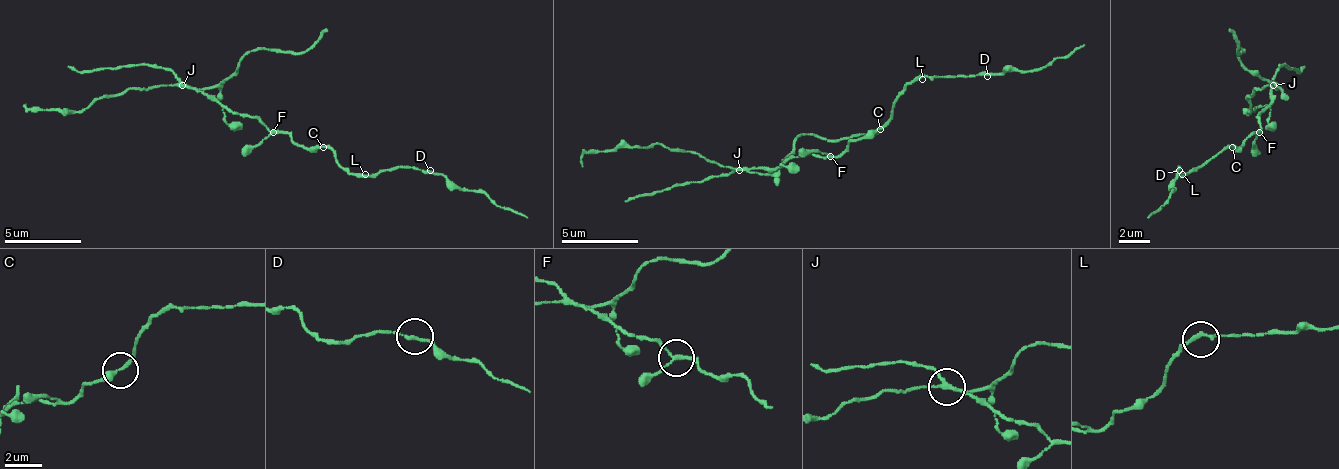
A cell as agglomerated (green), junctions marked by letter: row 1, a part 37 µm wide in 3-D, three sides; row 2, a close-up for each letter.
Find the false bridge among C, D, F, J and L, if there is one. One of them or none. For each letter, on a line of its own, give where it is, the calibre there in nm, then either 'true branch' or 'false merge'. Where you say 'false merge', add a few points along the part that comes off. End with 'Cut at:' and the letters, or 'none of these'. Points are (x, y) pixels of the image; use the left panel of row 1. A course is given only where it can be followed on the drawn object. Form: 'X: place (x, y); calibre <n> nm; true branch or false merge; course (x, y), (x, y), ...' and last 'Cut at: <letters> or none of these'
C: place (323, 147); calibre 240 nm; true branch
D: place (430, 170); calibre 180 nm; true branch
F: place (273, 132); calibre 160 nm; true branch
J: place (182, 85); calibre 180 nm; false merge; course (181, 86), (212, 90), (246, 55), (262, 48), (300, 52), (327, 29)
L: place (365, 174); calibre 200 nm; true branch
Cut at: J

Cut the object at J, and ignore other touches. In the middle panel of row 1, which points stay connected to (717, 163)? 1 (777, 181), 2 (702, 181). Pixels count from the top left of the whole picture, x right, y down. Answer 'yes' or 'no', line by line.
1: yes
2: no

